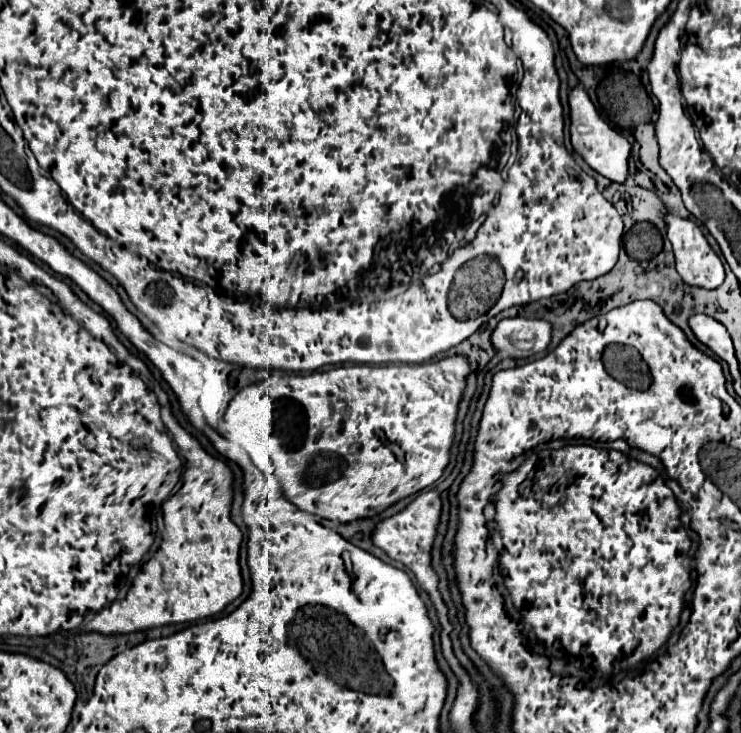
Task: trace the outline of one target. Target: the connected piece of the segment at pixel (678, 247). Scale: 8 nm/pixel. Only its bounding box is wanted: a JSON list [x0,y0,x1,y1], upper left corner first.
[667,215,725,289]

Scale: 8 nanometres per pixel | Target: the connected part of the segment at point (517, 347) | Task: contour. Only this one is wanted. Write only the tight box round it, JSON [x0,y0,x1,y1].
[493,319,551,359]

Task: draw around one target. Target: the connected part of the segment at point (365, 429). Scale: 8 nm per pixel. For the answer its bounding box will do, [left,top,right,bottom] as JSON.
[199,355,471,523]

